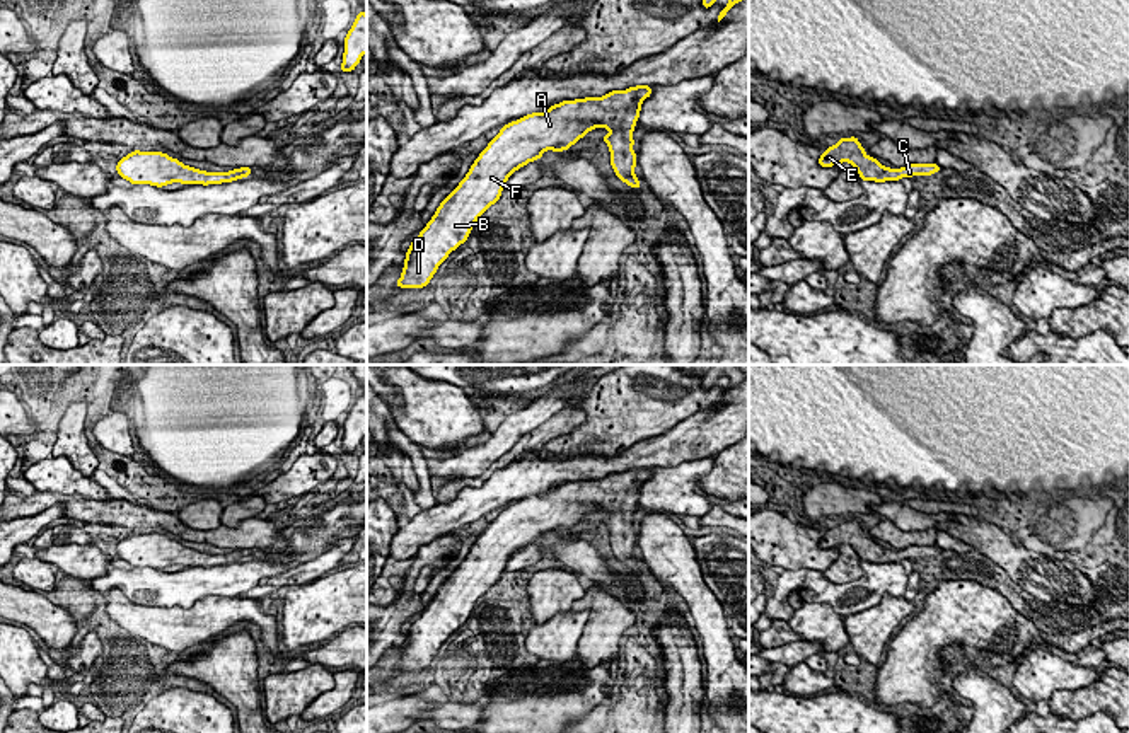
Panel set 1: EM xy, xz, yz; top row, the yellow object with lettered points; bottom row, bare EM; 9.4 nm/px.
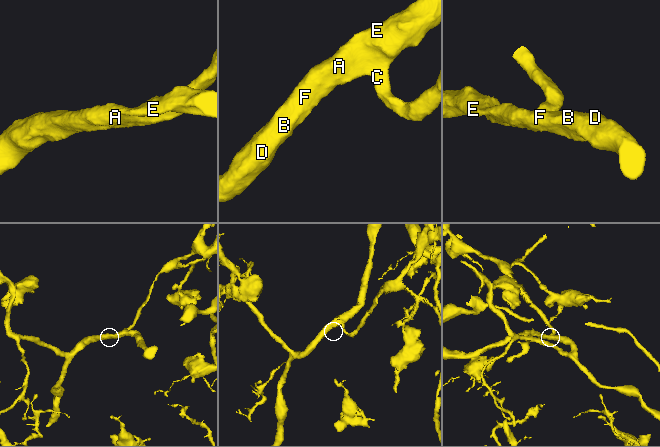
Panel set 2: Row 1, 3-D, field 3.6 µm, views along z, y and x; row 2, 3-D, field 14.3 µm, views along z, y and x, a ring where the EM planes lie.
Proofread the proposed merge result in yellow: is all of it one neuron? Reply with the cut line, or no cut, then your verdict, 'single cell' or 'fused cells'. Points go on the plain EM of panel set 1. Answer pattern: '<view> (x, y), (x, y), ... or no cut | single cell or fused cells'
no cut | single cell

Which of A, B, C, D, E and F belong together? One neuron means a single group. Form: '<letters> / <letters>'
A B C D E F

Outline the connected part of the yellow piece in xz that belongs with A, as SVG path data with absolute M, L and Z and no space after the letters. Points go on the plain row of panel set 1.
M636 467L602 479L561 482L505 506L411 624L396 668L416 672L430 667L438 648L466 626L478 600L500 581L515 552L541 540L546 532L568 532L595 510L611 513L602 522L609 527L616 557L640 571L633 511L641 484L650 477L650 467Z

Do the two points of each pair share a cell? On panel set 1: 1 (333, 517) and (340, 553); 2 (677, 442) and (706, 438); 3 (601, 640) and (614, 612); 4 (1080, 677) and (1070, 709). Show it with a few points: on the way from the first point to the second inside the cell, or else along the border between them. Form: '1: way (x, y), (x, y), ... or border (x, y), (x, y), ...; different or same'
1: border (343, 539), (302, 563); different
2: way (684, 442), (700, 438); same
3: way (601, 633), (607, 619); same
4: border (1088, 686), (1054, 691), (1047, 701); different

